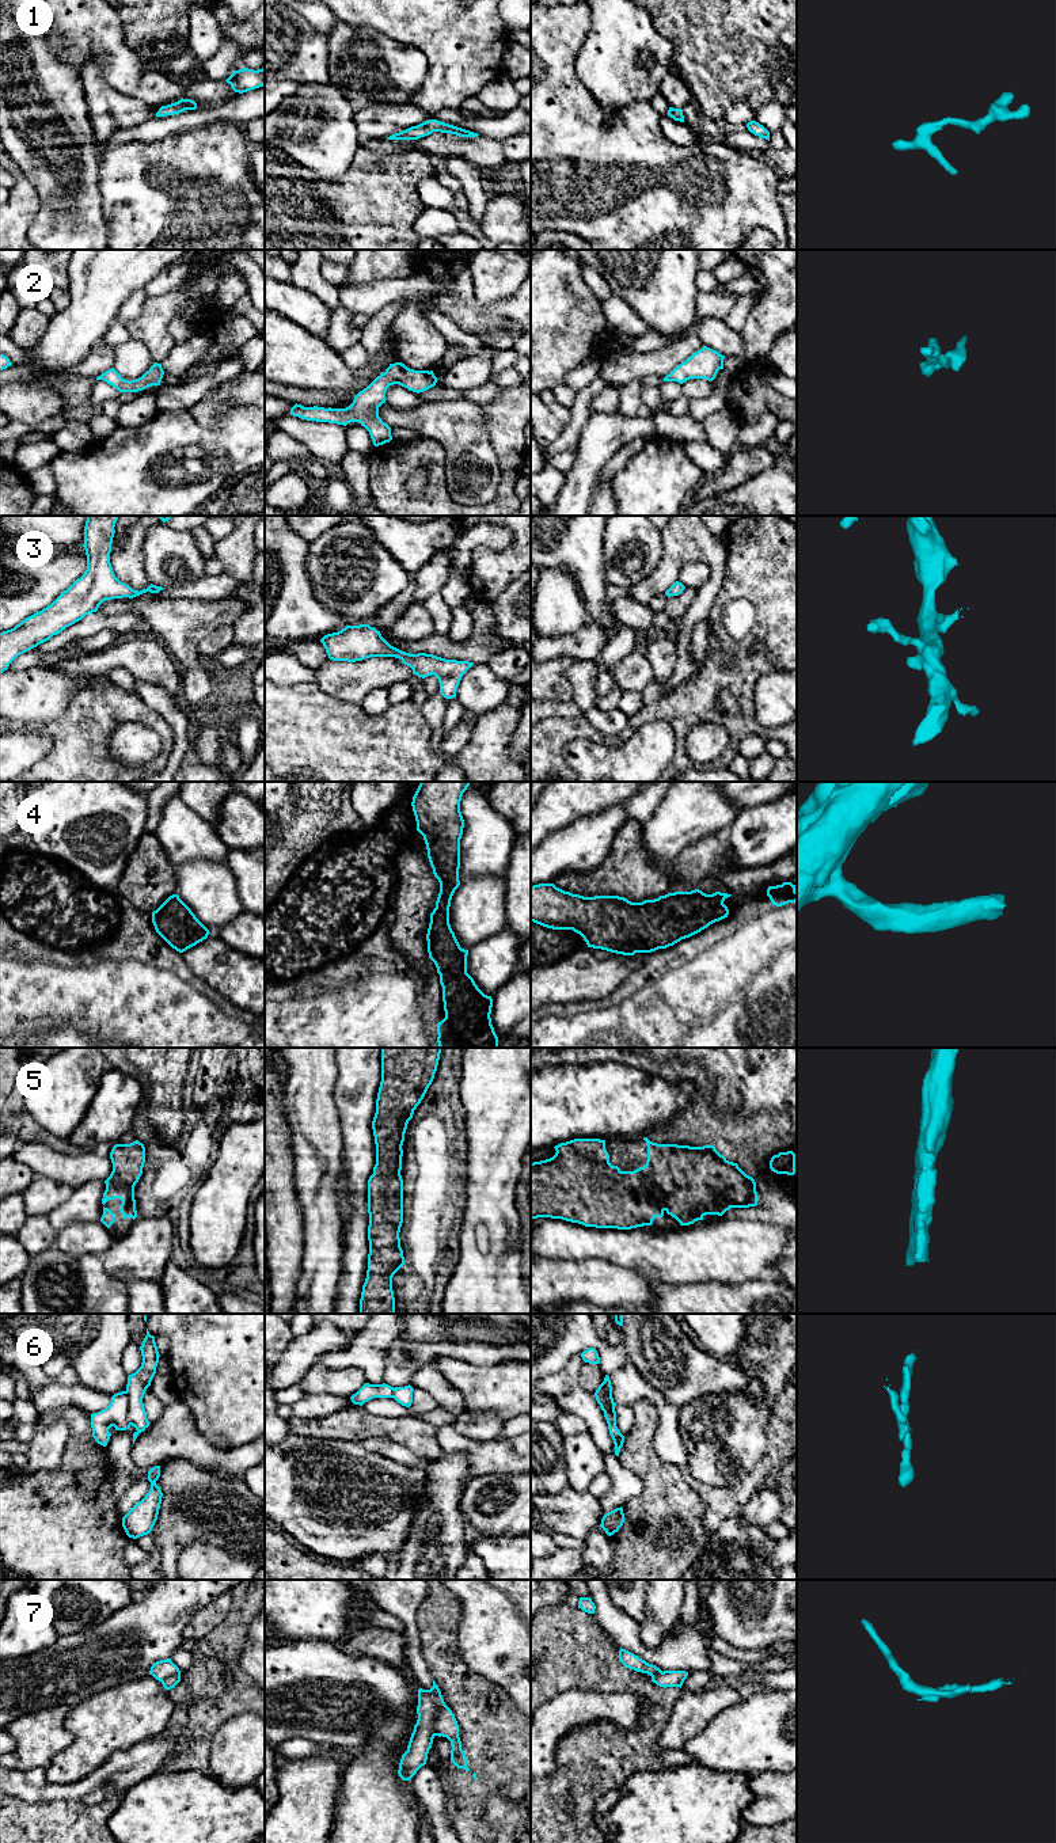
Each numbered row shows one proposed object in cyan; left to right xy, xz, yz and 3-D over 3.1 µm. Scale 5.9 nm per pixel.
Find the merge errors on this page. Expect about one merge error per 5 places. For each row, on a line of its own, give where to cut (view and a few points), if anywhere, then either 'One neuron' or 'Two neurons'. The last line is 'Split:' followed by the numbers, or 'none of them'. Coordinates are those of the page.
1: No split. One neuron
2: No split. One neuron
3: No split. One neuron
4: No split. One neuron
5: No split. One neuron
6: Split along xy (125, 1391), (126, 1420), (129, 1425). Two neurons
7: Split along xz (443, 1701), (435, 1718), (435, 1735). Two neurons
Split: 6, 7

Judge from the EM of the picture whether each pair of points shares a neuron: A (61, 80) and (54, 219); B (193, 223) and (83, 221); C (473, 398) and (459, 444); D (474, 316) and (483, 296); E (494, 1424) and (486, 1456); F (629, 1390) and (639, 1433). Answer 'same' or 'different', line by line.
A: same
B: different
C: same
D: different
E: different
F: different

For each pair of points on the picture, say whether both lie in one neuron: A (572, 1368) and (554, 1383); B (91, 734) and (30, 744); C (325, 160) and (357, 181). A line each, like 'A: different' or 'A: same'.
A: same
B: different
C: different

